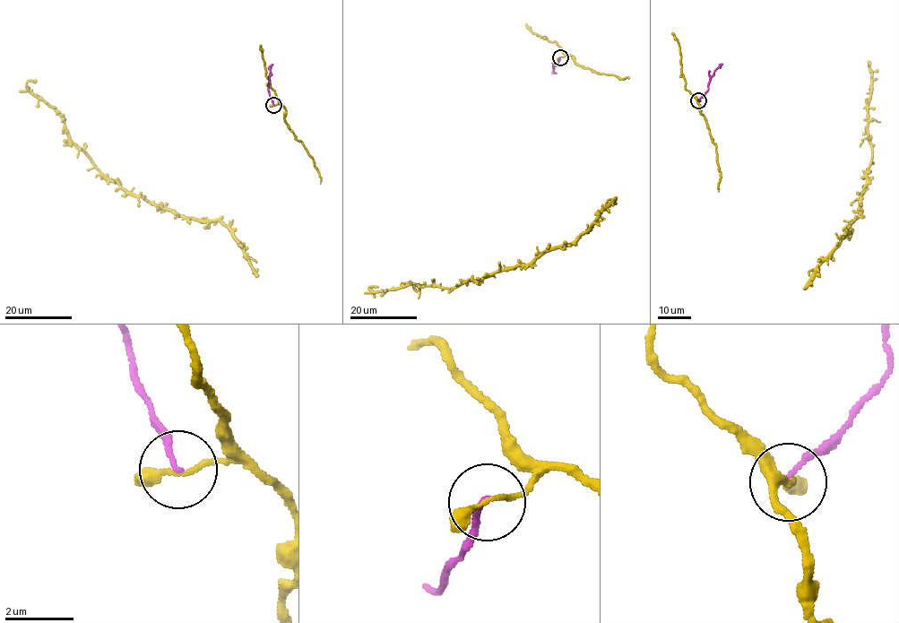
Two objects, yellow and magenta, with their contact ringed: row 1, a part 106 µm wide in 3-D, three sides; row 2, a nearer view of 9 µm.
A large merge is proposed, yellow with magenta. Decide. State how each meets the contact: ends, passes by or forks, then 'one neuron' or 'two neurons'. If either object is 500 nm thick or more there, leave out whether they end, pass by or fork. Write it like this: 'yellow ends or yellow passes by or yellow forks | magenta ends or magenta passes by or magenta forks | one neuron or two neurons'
yellow passes by | magenta ends | two neurons

